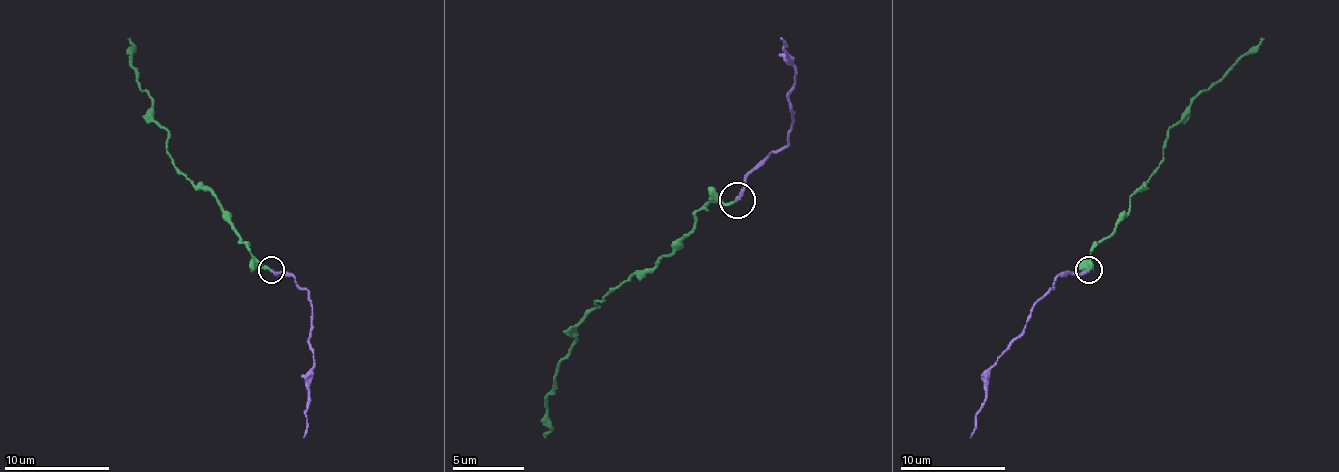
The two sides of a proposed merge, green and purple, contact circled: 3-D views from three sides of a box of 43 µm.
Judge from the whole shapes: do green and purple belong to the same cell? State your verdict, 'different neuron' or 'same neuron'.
same neuron

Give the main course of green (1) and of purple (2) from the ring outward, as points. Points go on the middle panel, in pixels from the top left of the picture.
1: (736, 201), (711, 201), (668, 255), (596, 301), (578, 327), (578, 341), (556, 370), (545, 438)
2: (736, 197), (743, 179), (787, 143), (794, 125), (790, 110), (790, 60), (787, 46), (779, 38)

